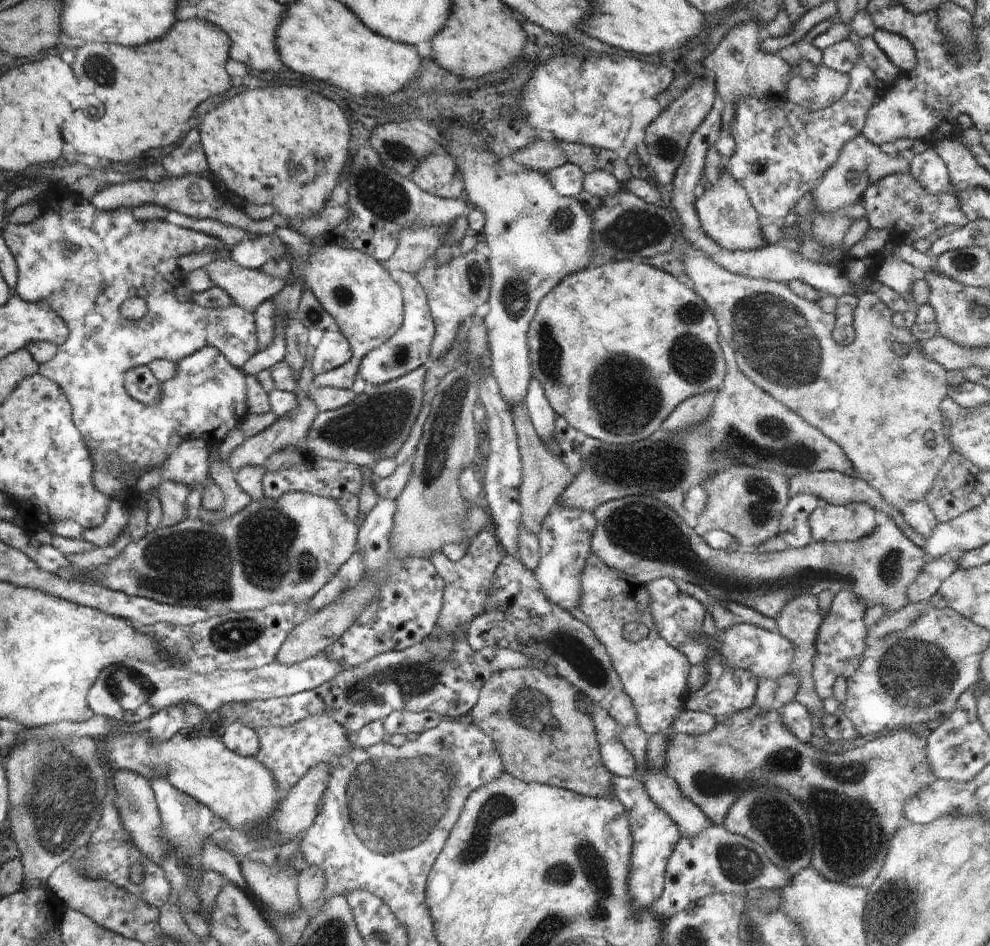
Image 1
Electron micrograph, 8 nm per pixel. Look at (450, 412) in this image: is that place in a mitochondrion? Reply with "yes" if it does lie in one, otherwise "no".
yes

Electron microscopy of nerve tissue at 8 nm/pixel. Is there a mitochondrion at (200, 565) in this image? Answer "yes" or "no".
yes

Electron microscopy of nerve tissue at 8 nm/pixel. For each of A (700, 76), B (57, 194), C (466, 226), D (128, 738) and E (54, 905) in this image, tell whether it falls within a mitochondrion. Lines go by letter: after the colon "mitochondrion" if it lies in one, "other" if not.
A: other
B: other
C: other
D: other
E: other

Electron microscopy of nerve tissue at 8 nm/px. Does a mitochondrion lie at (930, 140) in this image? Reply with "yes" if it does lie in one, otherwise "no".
no

